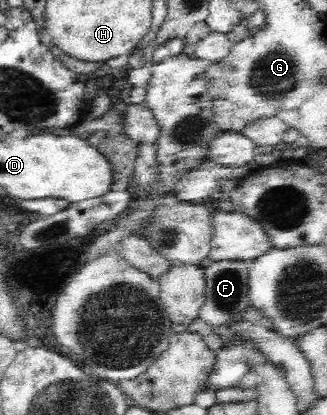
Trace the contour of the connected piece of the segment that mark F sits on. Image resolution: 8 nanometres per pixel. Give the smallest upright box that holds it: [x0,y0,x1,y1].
[199,260,252,326]

